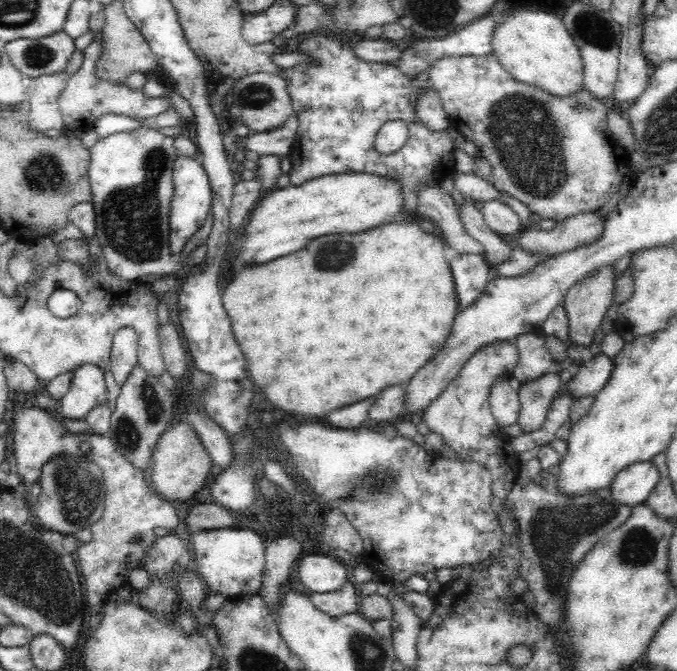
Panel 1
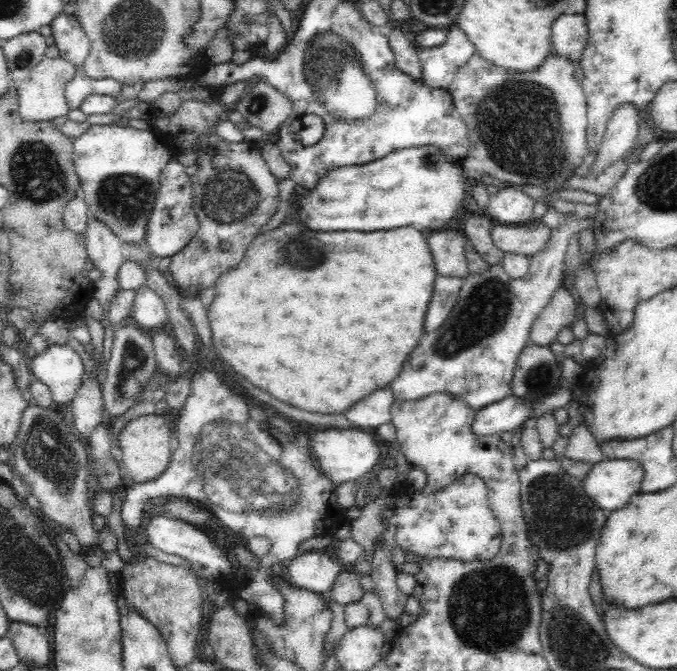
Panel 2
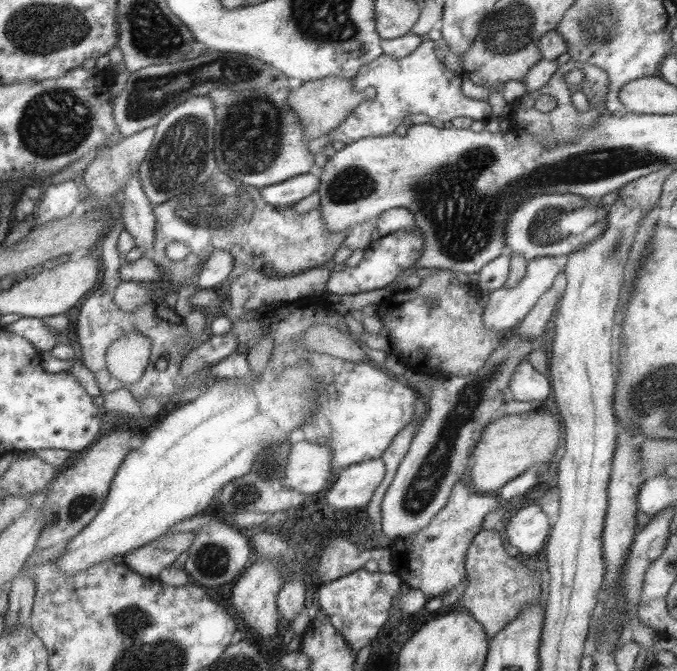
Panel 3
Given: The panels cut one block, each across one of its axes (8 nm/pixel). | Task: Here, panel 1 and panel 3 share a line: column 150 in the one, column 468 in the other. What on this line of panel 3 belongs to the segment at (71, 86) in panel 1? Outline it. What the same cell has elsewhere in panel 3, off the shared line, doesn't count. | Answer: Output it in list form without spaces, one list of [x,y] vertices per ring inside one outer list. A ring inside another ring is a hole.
[[[423,40],[404,58],[392,58],[381,54],[372,62],[361,66],[352,77],[353,91],[360,93],[367,87],[376,91],[373,100],[362,100],[343,120],[328,133],[328,144],[342,142],[344,145],[363,137],[382,137],[393,133],[399,123],[409,114],[425,114],[439,122],[449,122],[457,117],[472,118],[474,121],[491,117],[488,102],[473,100],[461,93],[461,76],[451,73],[435,57],[434,42]]]

